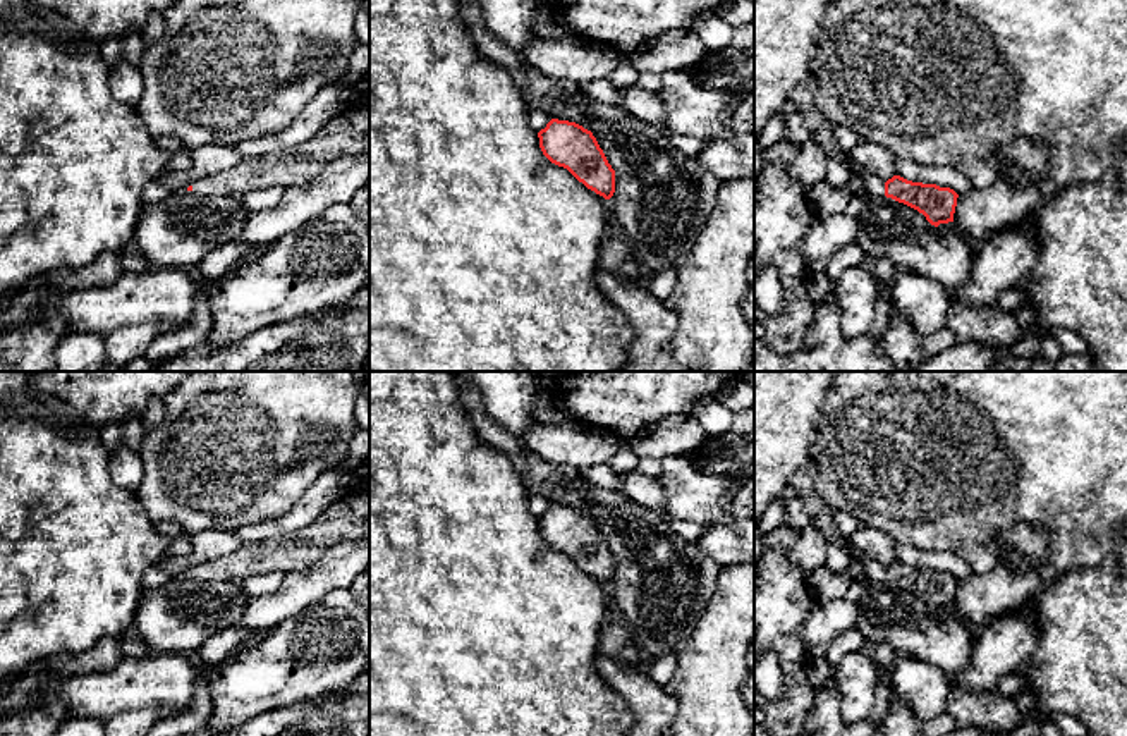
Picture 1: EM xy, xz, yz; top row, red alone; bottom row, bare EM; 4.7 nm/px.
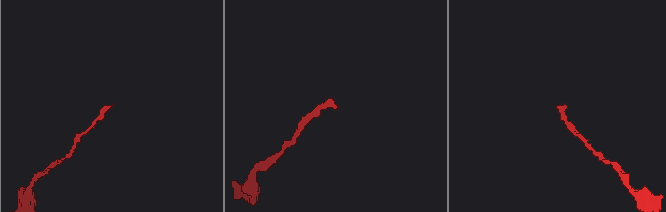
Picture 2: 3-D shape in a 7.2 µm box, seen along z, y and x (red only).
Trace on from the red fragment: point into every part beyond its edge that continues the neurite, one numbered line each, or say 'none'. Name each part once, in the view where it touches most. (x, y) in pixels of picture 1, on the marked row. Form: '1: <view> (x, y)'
1: yz (873, 184)

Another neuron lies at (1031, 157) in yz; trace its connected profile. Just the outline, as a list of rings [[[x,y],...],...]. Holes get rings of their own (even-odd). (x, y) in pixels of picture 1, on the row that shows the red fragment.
[[[1020,138],[996,151],[998,158],[1008,160],[1029,177],[1050,174],[1050,148],[1039,141]]]

